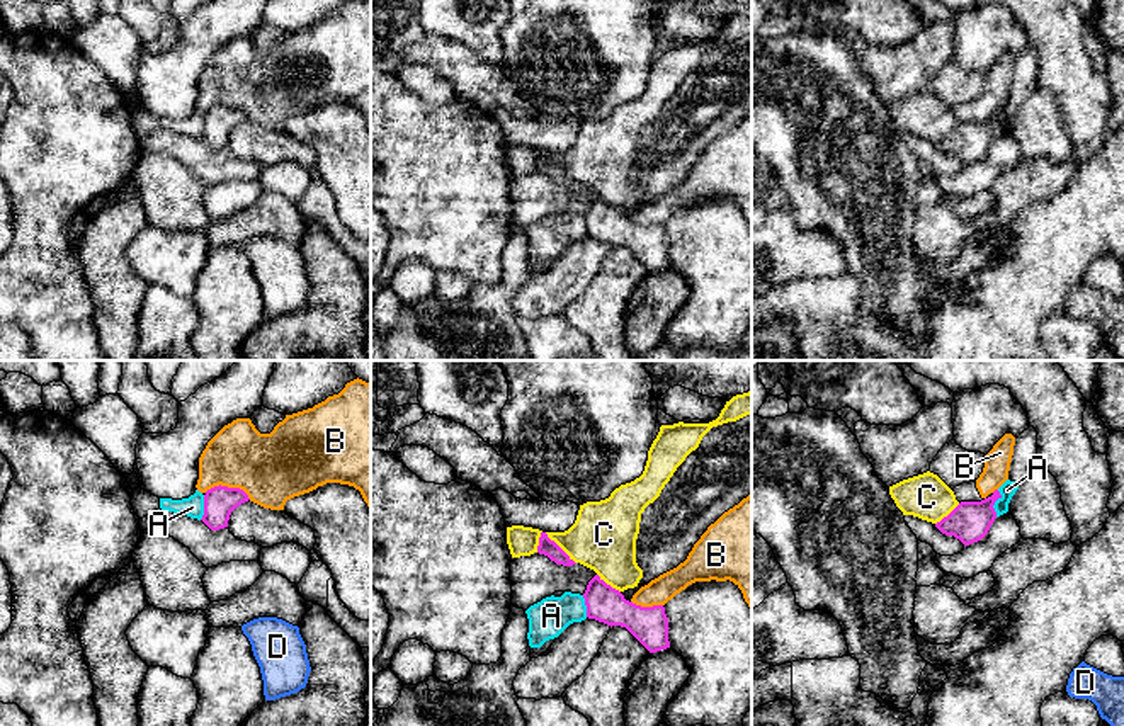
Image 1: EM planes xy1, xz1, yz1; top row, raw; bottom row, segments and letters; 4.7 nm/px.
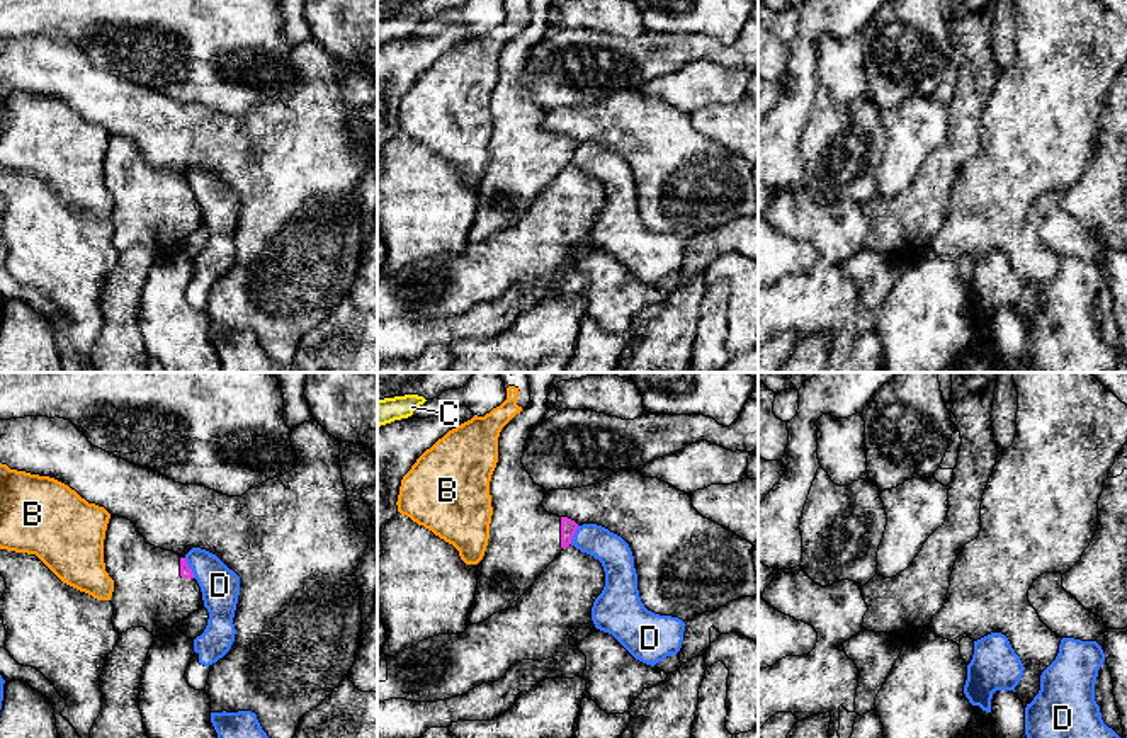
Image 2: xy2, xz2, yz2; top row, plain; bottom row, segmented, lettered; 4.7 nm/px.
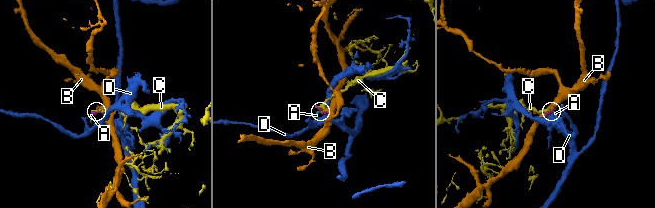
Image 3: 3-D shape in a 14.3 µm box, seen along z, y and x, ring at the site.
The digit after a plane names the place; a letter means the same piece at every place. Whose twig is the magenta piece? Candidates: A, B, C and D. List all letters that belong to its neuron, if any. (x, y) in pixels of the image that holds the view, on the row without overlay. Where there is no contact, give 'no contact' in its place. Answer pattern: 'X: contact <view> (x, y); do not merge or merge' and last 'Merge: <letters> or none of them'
A: contact yz1 (993, 123); do not merge
B: contact xy1 (227, 106); do not merge
C: contact xz1 (560, 167); do not merge
D: contact xy2 (189, 187); do not merge
Merge: none of them

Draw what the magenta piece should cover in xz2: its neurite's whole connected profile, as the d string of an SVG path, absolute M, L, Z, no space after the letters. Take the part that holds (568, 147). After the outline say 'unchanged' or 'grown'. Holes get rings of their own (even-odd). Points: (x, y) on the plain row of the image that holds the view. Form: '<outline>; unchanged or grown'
M529 0L530 20L500 51L498 82L491 94L491 143L478 209L467 235L479 243L508 228L537 196L571 163L578 143L544 129L546 109L534 102L522 83L530 49L547 31L552 0Z; grown

